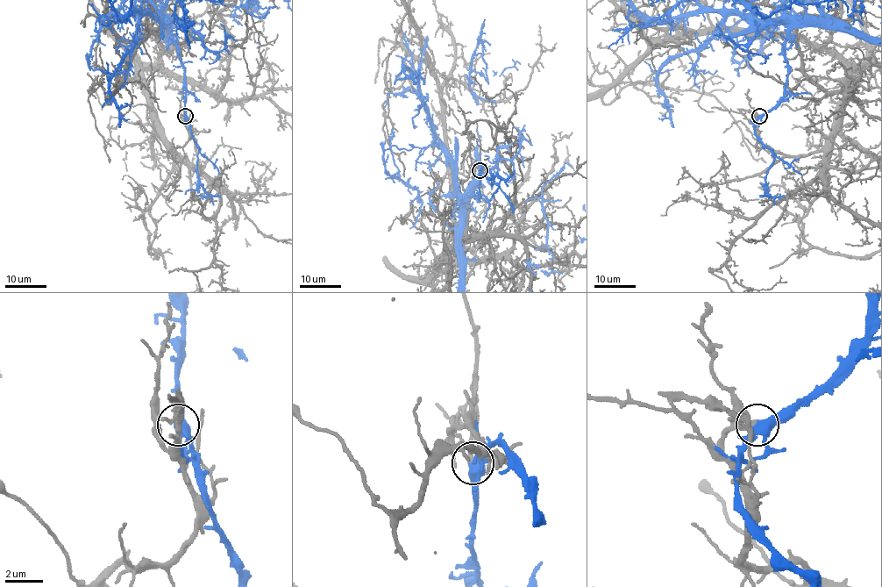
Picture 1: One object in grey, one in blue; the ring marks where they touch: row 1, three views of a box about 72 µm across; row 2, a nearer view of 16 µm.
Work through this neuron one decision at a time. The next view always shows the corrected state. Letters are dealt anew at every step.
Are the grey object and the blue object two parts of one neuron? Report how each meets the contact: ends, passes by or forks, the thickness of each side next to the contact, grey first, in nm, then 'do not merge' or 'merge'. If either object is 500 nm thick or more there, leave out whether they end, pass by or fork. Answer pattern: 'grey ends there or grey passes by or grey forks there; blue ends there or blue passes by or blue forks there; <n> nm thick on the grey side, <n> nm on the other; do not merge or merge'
grey passes by; blue forks there; 160 nm thick on the grey side, 380 nm on the other; do not merge

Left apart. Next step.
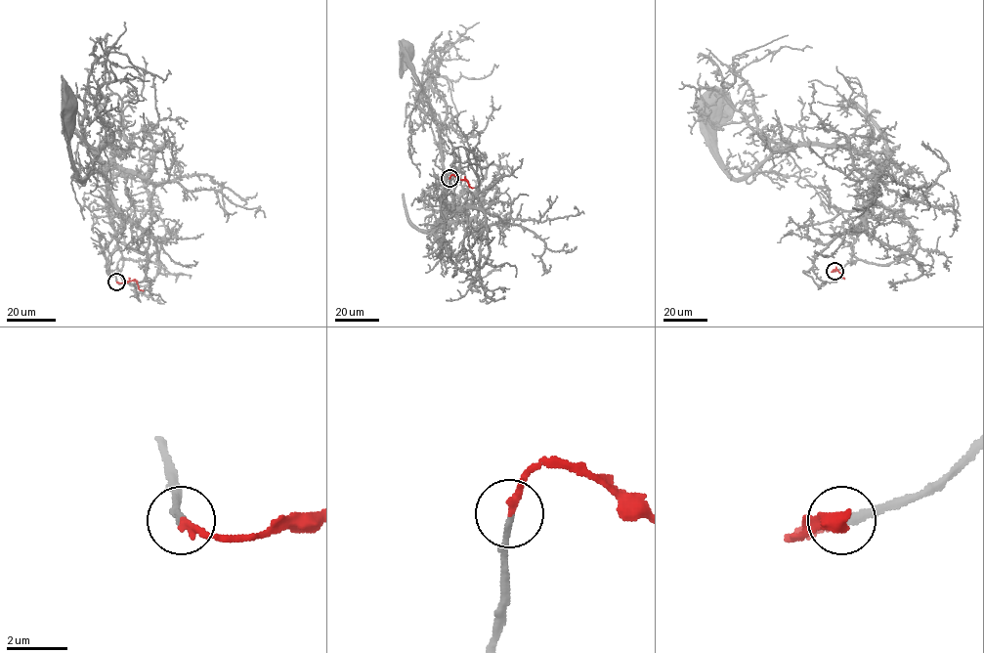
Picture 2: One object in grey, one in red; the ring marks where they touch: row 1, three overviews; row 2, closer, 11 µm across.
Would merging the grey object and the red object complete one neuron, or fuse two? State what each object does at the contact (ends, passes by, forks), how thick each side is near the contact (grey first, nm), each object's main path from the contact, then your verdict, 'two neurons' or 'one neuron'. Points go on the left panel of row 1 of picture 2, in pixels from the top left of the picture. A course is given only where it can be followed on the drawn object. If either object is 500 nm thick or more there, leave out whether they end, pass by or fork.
grey ends; red ends; calibres 220 and 240 nm; course grey (116, 282), (105, 251), (121, 222), (103, 164), (112, 148), (83, 179), (76, 176), (70, 100); course red (116, 282), (134, 280), (139, 288), (144, 290); one neuron

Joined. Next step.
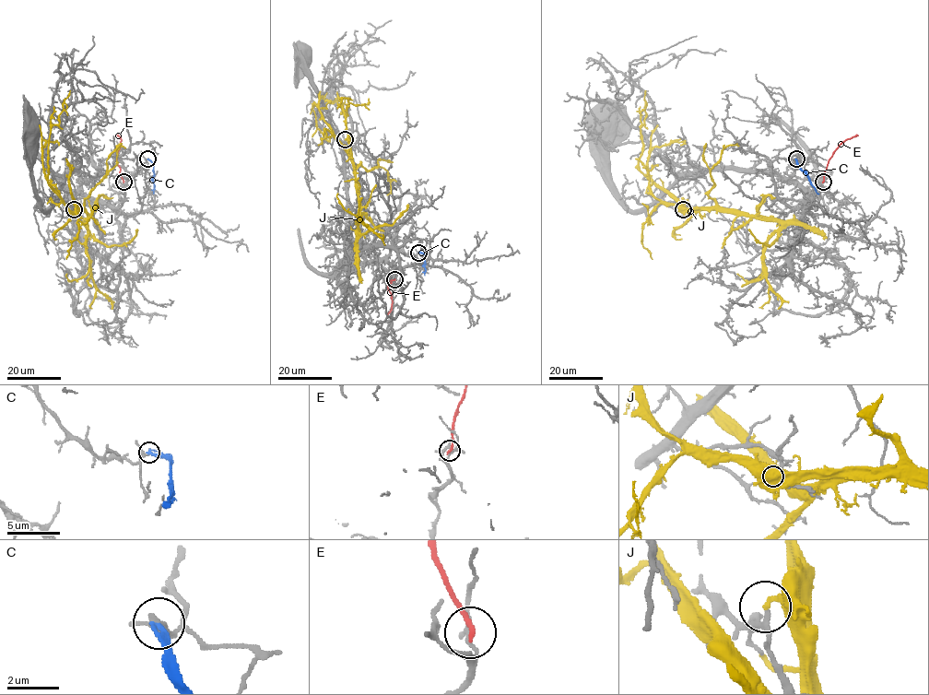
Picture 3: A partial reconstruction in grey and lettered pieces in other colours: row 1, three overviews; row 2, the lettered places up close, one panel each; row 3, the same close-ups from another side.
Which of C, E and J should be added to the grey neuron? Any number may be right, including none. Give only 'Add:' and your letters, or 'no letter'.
Add: no letter

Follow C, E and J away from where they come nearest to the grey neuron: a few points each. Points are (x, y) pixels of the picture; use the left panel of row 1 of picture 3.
C: (147, 159), (153, 164), (154, 194)
E: (123, 182), (116, 159), (121, 140), (116, 135)
J: (74, 209), (83, 209), (88, 214), (86, 250), (89, 271), (94, 286), (110, 300), (111, 309)

